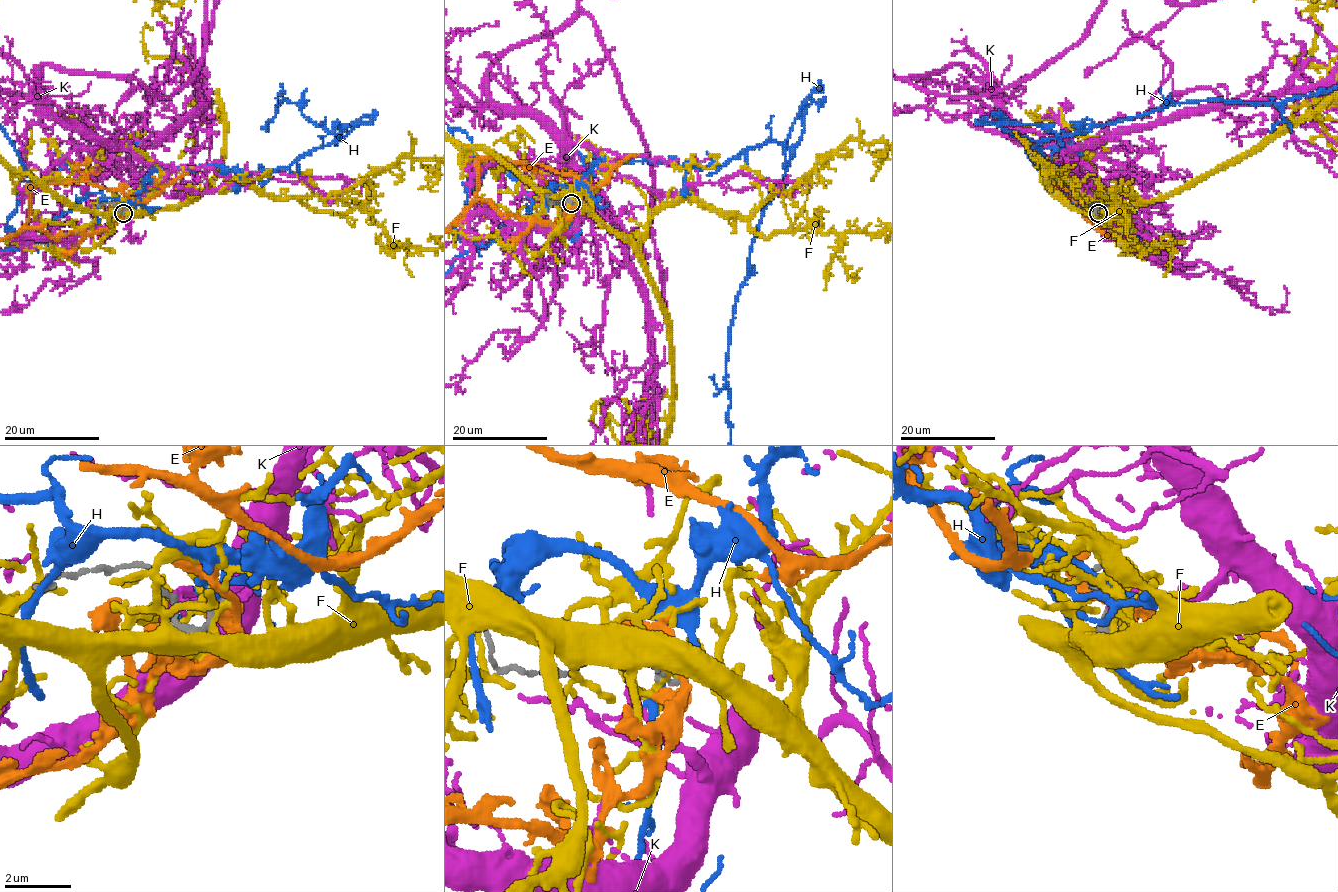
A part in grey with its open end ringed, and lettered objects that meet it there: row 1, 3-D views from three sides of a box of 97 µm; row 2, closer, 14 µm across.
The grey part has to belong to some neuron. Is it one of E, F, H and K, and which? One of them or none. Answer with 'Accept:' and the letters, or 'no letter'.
Accept: no letter

